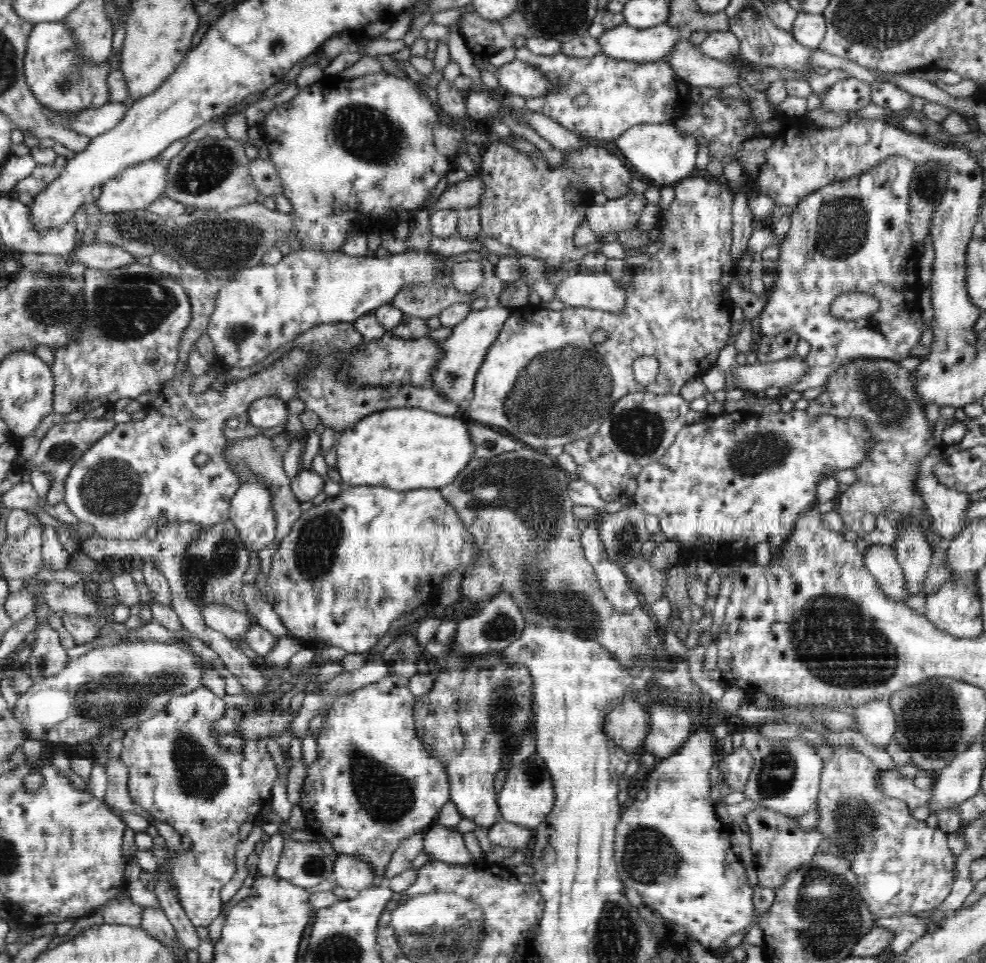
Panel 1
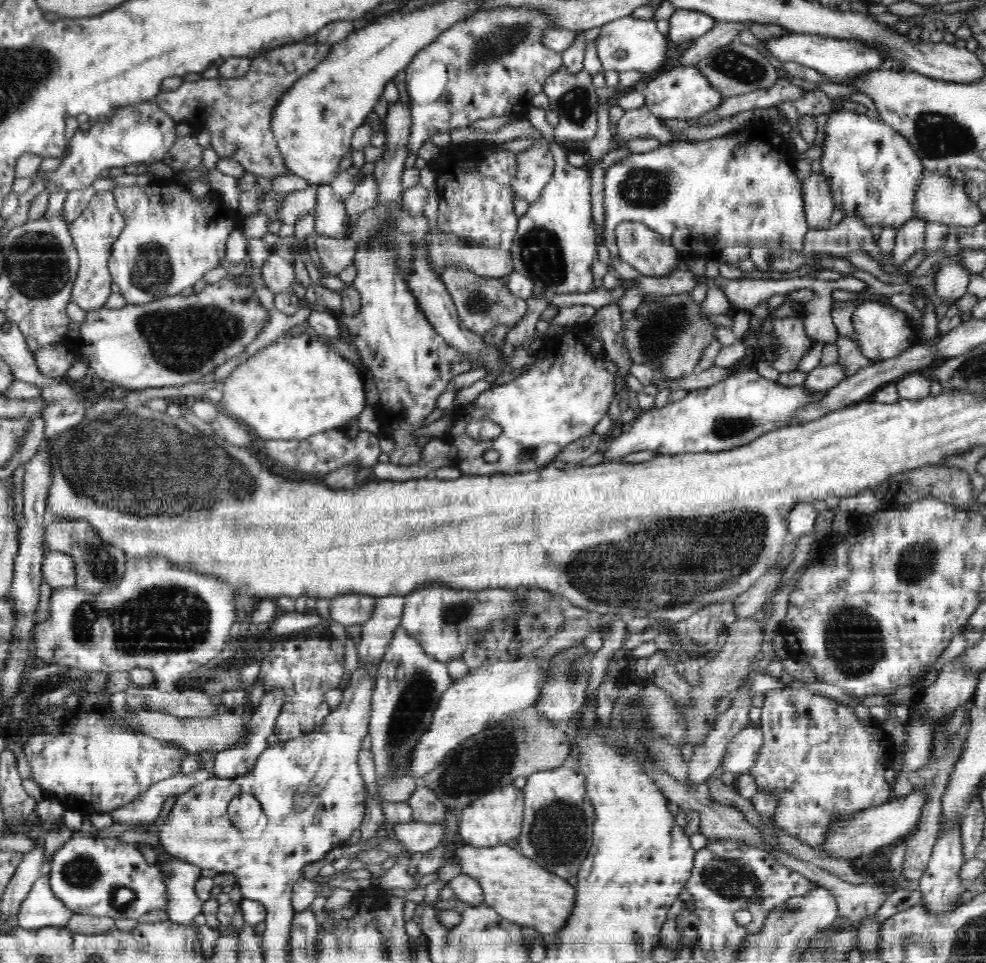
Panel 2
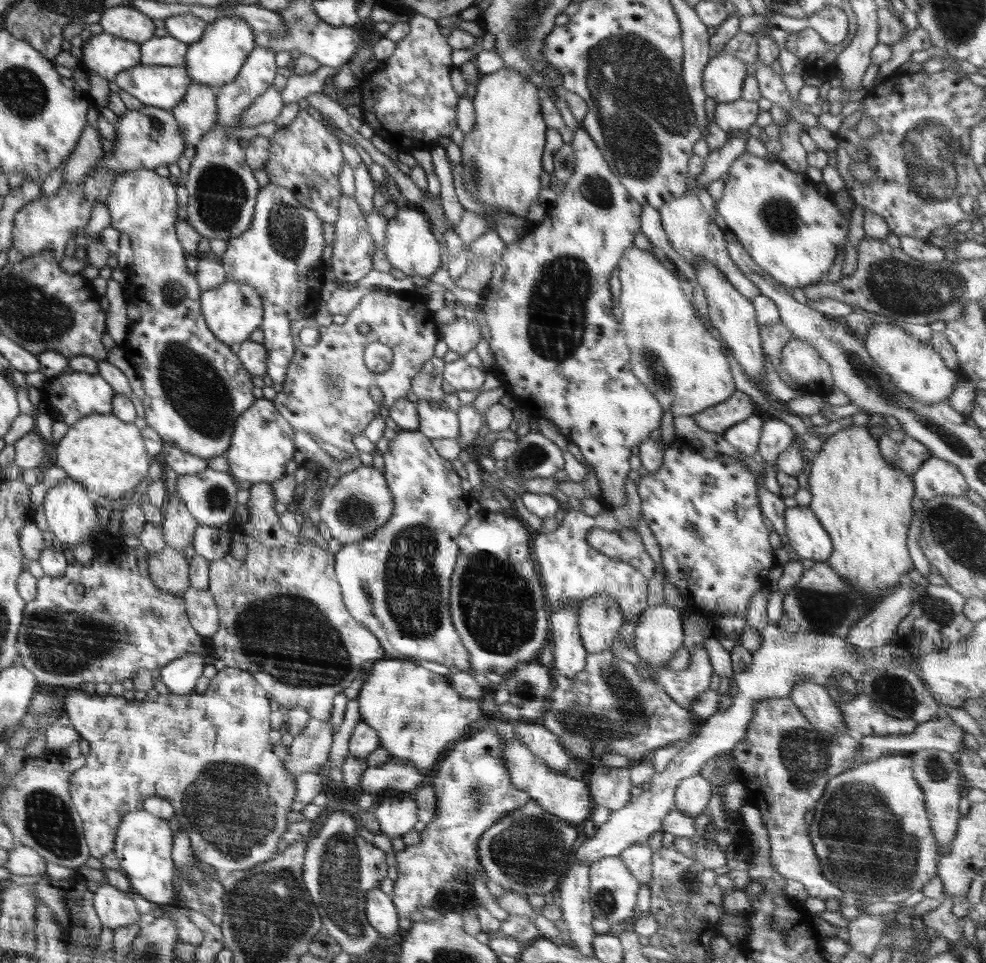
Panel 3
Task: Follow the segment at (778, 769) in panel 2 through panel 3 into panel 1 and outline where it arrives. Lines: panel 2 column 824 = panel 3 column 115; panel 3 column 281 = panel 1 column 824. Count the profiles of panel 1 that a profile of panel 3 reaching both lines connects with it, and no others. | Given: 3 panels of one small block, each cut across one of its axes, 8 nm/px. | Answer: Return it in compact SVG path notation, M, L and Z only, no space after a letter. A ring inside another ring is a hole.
M853 745L834 747L833 755L823 760L817 811L820 815L818 831L830 840L830 851L845 854L857 876L859 891L866 906L875 918L911 914L936 909L950 894L954 882L957 856L948 847L948 833L930 828L925 821L912 817L907 802L888 798L878 789L881 770L868 756L862 755Z

